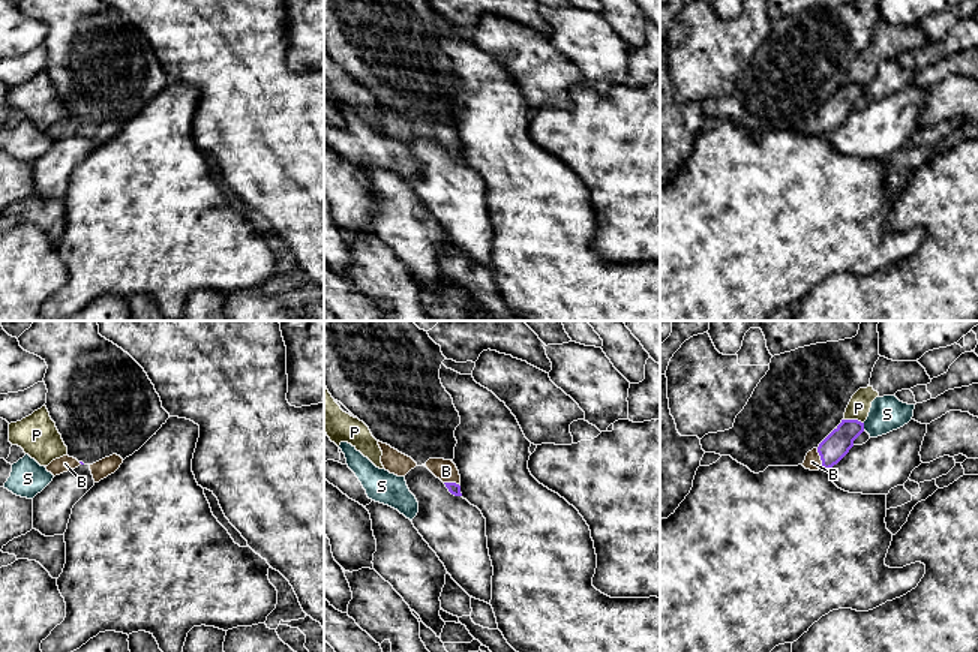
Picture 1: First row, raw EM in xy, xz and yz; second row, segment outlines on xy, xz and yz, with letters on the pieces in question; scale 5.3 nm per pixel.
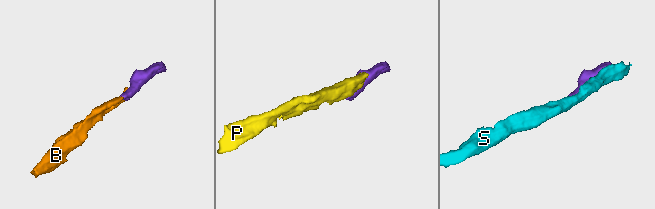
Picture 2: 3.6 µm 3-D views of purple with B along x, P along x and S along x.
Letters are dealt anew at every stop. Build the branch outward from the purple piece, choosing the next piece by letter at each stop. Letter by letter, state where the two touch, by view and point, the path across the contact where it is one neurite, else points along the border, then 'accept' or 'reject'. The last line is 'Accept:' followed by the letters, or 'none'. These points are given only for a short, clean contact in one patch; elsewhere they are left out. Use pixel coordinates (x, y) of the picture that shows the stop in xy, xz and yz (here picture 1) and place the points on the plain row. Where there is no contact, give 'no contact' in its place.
B: meets purple in yz at (821, 122); runs through yz (836, 110), (821, 122), (812, 126); accept
P: meets purple in yz at (854, 84); reject
S: meets purple in yz at (863, 90); reject
Accept: B

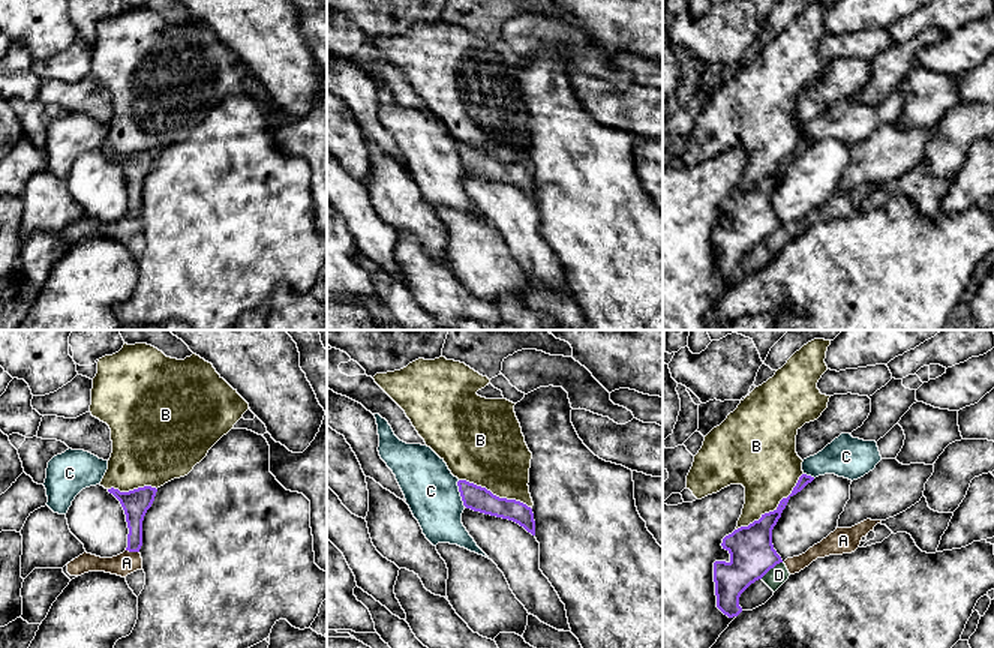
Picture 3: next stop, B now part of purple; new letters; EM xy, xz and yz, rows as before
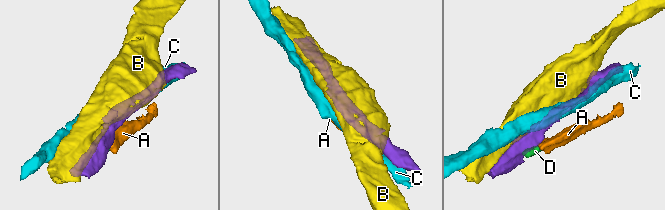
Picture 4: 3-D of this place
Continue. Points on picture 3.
A: meets purple in xy at (132, 215); border along xy (126, 213), (138, 216); reject
B: meets purple in yz at (774, 174); reject
C: meets purple in xz at (461, 158); reject
D: meets purple in yz at (771, 231); border along yz (781, 225), (760, 242); reject
Accept: none

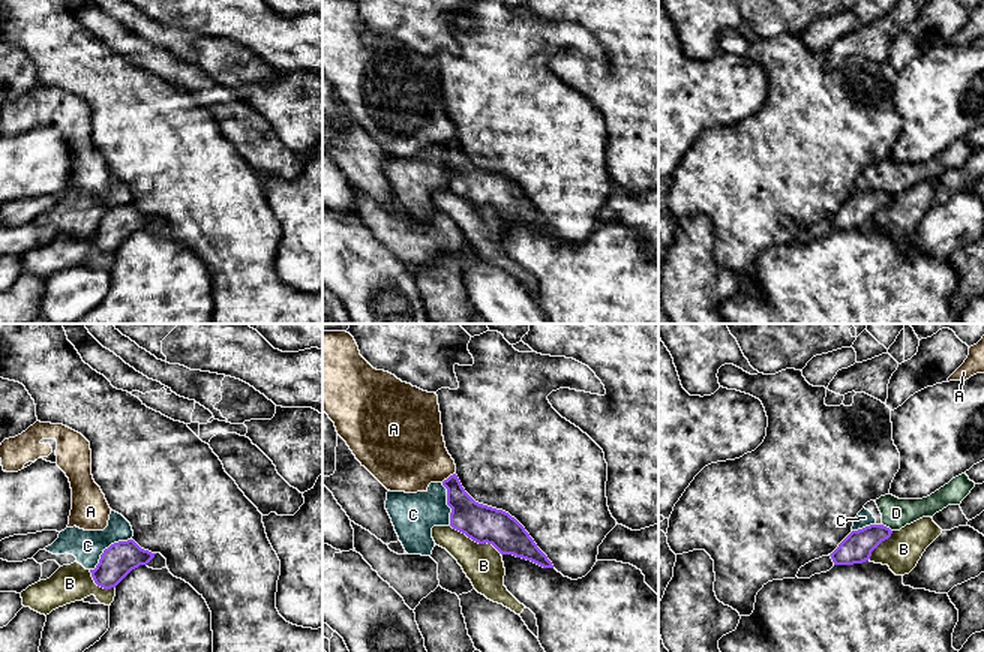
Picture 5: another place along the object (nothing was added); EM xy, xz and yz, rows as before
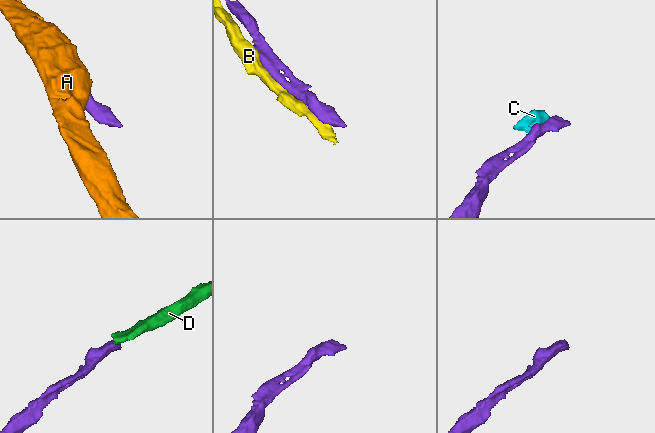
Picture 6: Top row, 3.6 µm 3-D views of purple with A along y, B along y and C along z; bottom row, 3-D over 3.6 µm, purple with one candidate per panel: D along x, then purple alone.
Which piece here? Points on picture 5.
A: meets purple in xz at (449, 141); reject
B: meets purple in xz at (476, 206); reject
C: meets purple in xy at (108, 212); reject
D: meets purple in yz at (885, 191); border along yz (882, 188), (891, 195); reject
Accept: none

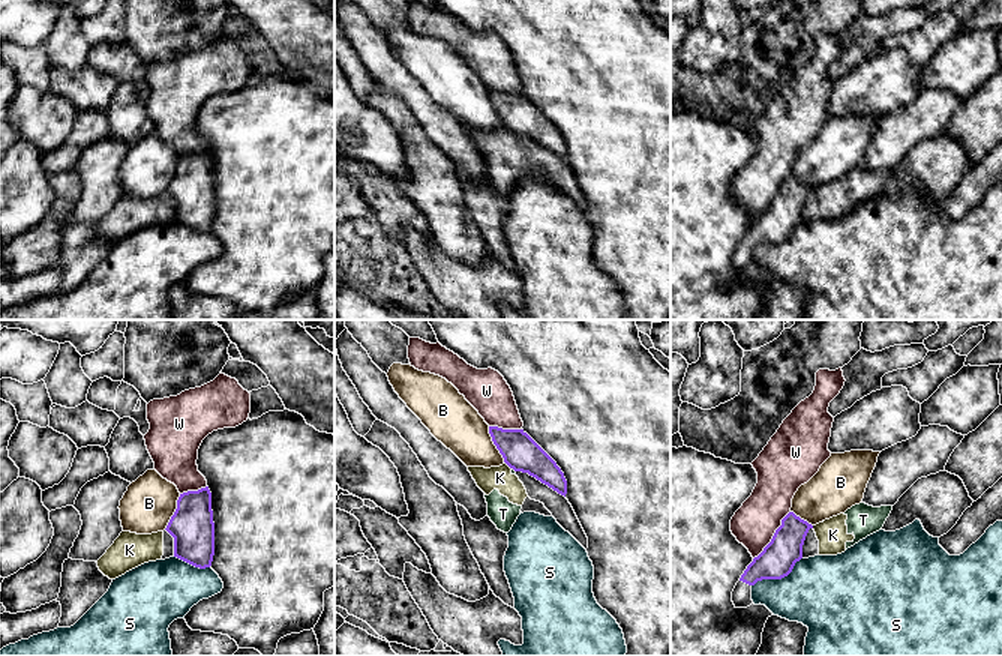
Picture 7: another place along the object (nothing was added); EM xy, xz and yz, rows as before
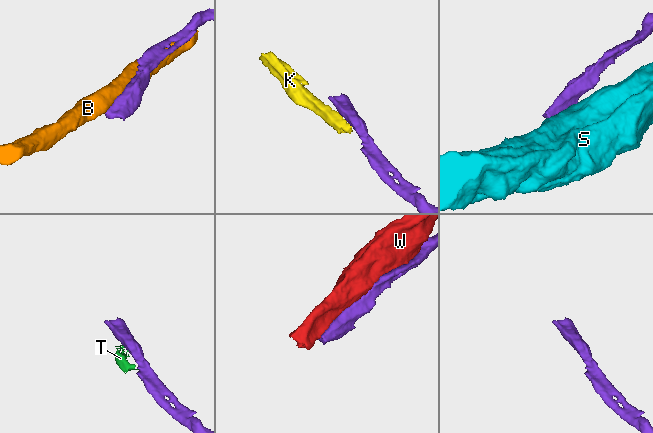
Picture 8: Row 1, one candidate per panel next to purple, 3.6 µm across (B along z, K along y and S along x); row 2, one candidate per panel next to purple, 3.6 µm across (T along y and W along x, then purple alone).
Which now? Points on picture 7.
B: meets purple in xy at (174, 176); reject
K: meets purple in xz at (507, 128); border along xz (504, 125), (510, 132); reject
S: meets purple in yz at (777, 242); reject
T: meets purple in xz at (513, 132); border along xz (512, 131), (515, 135); reject
W: meets purple in yz at (774, 198); reject
Accept: none

